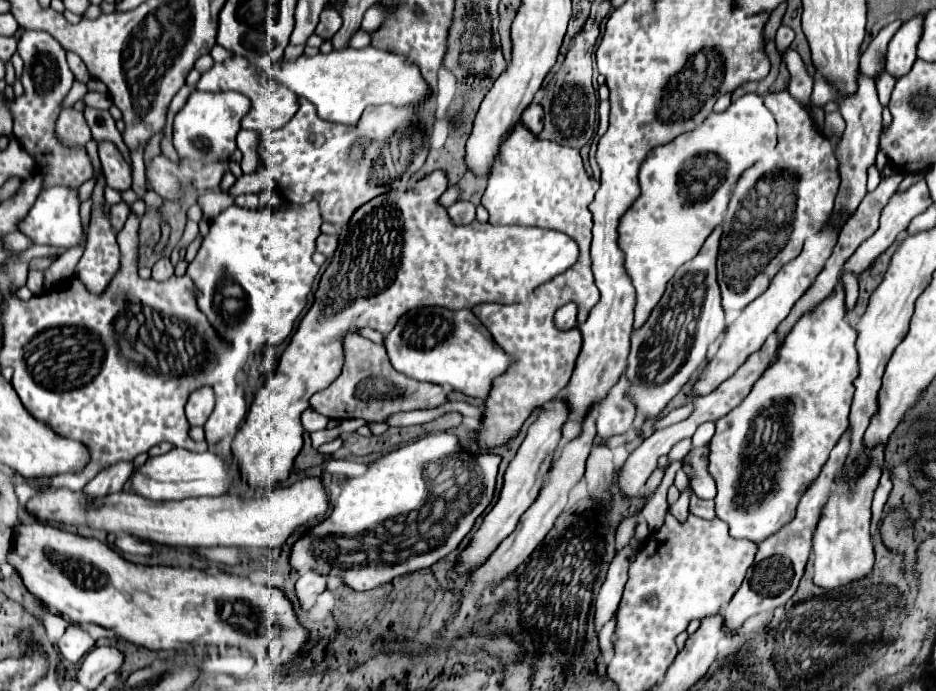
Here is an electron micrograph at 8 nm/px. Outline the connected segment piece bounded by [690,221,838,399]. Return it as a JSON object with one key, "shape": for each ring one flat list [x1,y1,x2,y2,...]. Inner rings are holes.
{"shape":[[828,221,828,225,826,225,820,233,814,233,814,235,810,235,810,237,806,239,802,253,800,253,796,259,788,261,788,263,776,273,774,281,772,281,770,287,762,293,762,297,754,299,754,301,742,311,742,315,726,329,726,335,724,335,720,347,718,347,716,355,708,361,704,373,702,373,702,375,694,381,694,385,692,385,692,391,690,391,690,397,692,397,692,399,698,399,698,397,704,397,706,393,712,393,722,381,726,381,728,377,732,377,732,375,738,371,738,367,750,357,750,353,758,351,758,349,764,345,766,337,776,331,776,327,780,325,780,321,786,319,786,313,790,313,790,309,794,307,794,303,798,301,798,297,802,297,802,293,806,293,806,289,814,283,814,277,822,271,822,265,824,265,826,259,830,257,834,245,836,245,836,239,838,239,838,235,836,235,834,229,832,229,832,221]]}

